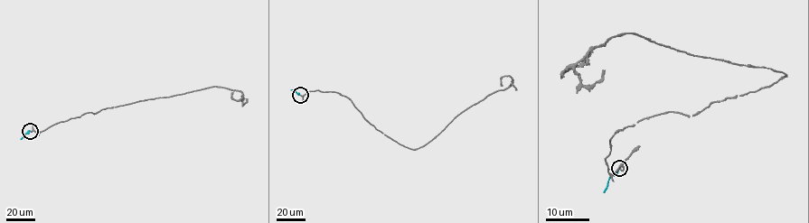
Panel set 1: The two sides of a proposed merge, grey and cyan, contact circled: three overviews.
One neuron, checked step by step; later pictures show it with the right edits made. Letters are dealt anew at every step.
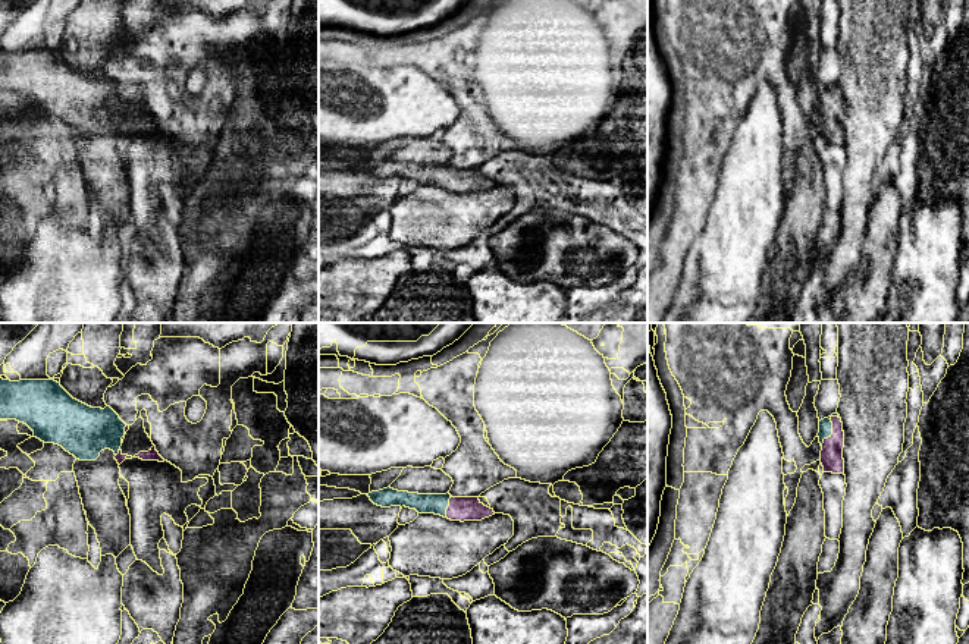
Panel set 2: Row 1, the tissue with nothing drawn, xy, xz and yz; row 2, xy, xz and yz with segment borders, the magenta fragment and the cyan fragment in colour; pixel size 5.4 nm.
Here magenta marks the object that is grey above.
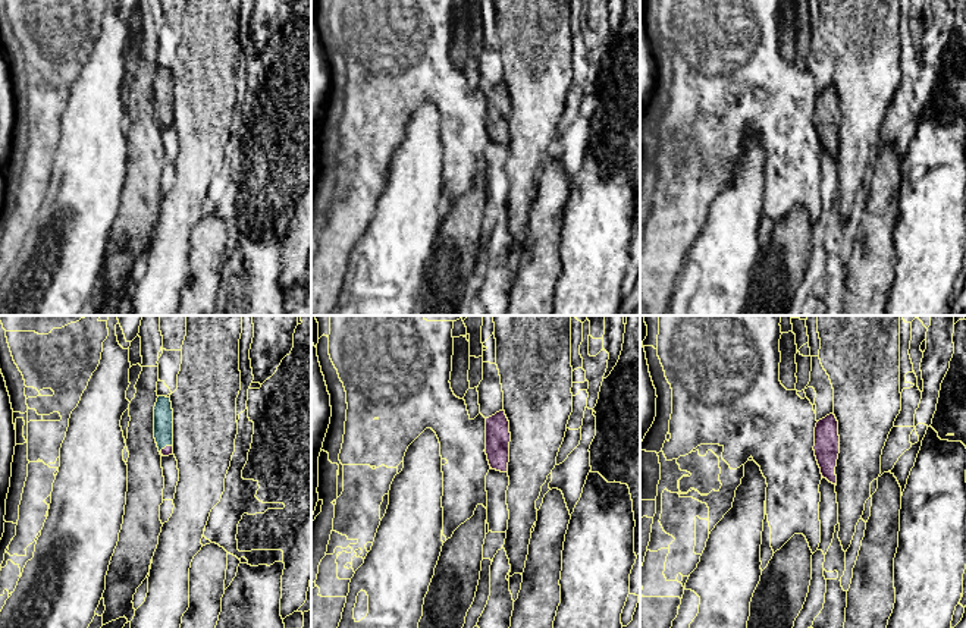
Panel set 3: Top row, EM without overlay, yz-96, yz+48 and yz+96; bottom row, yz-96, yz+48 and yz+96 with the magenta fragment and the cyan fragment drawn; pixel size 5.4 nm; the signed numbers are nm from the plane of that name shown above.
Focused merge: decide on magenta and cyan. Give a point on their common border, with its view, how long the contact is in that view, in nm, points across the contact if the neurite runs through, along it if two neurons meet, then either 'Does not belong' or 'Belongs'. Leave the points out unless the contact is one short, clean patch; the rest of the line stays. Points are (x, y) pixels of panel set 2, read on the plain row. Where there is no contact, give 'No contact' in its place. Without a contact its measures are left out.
Touches magenta at yz (833, 100). Shared border 190 nm. Path across: yz (831, 126), (833, 100), (825, 97). Belongs

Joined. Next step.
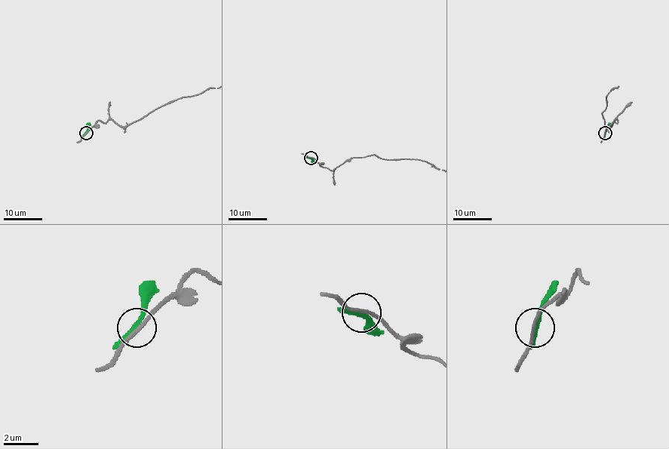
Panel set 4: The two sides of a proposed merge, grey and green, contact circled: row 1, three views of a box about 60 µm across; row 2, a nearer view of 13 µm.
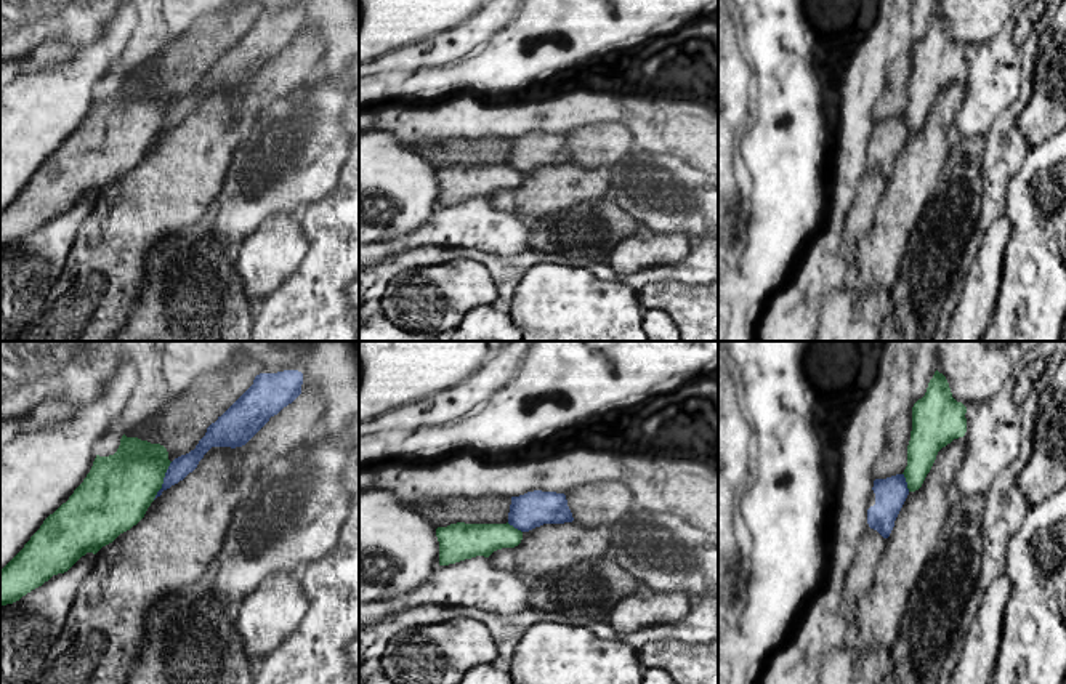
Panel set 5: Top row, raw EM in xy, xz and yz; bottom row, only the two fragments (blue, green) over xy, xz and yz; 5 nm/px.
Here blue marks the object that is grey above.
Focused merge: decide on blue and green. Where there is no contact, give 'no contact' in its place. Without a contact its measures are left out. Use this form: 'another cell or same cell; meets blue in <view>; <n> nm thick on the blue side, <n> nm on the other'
another cell; meets blue in xy; 100 nm thick on the blue side, 360 nm on the other

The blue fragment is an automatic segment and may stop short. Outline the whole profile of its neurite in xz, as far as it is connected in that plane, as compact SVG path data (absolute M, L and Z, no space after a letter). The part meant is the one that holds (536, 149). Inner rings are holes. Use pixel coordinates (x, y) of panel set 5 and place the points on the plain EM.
M534 131L511 138L508 165L529 173L543 165L572 163L572 154L564 135Z

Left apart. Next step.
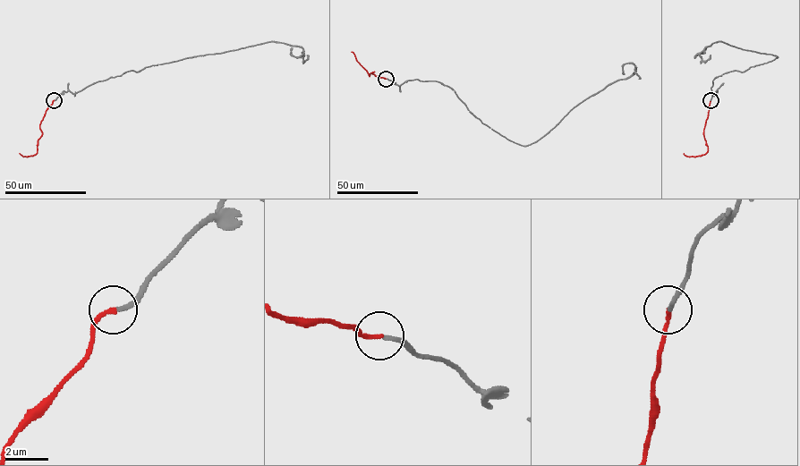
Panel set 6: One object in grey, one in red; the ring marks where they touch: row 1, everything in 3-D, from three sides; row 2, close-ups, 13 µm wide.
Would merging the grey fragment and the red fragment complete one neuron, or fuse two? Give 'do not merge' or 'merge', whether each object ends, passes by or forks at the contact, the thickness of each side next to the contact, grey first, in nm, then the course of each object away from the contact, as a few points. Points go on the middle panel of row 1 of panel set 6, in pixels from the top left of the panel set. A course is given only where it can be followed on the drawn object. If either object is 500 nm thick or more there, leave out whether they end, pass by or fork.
merge | grey ends | red ends | 200/200 nm | grey via (387, 79), (448, 86), (482, 123), (526, 146), (635, 66), (626, 63), (625, 74) | red via (386, 79), (371, 73), (374, 72), (370, 76), (352, 52)

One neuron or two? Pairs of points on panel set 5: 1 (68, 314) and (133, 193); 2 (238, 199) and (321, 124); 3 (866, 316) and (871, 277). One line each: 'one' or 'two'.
1: one
2: one
3: two

